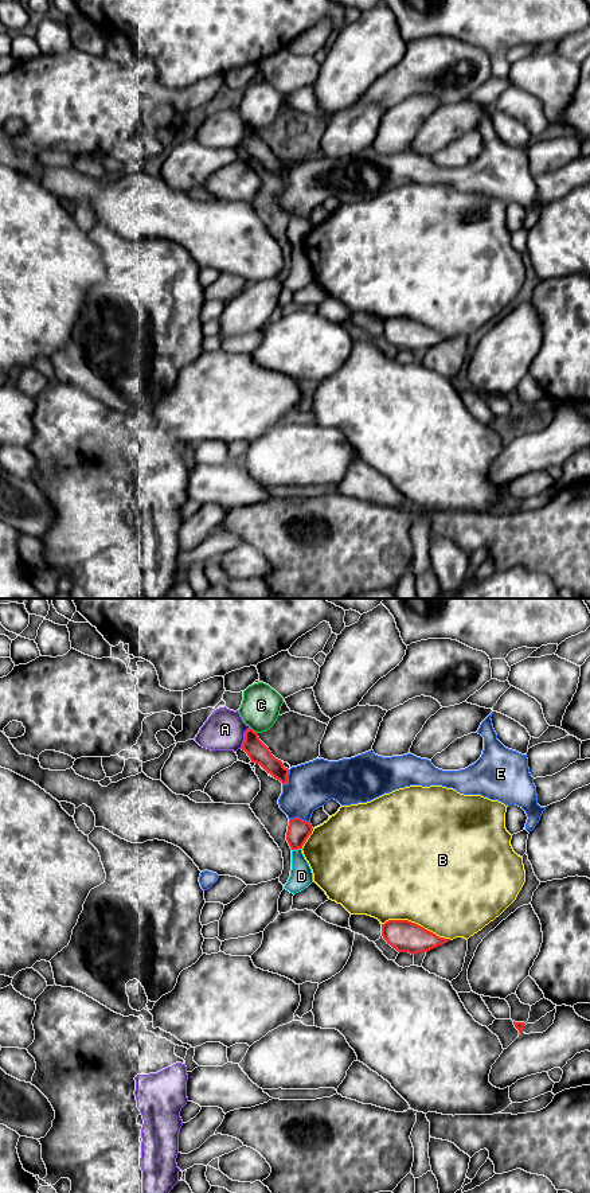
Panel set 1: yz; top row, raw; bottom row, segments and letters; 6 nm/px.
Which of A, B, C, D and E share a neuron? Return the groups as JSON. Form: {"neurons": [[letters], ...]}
{"neurons": [["A", "D"], ["B"], ["C"], ["E"]]}

